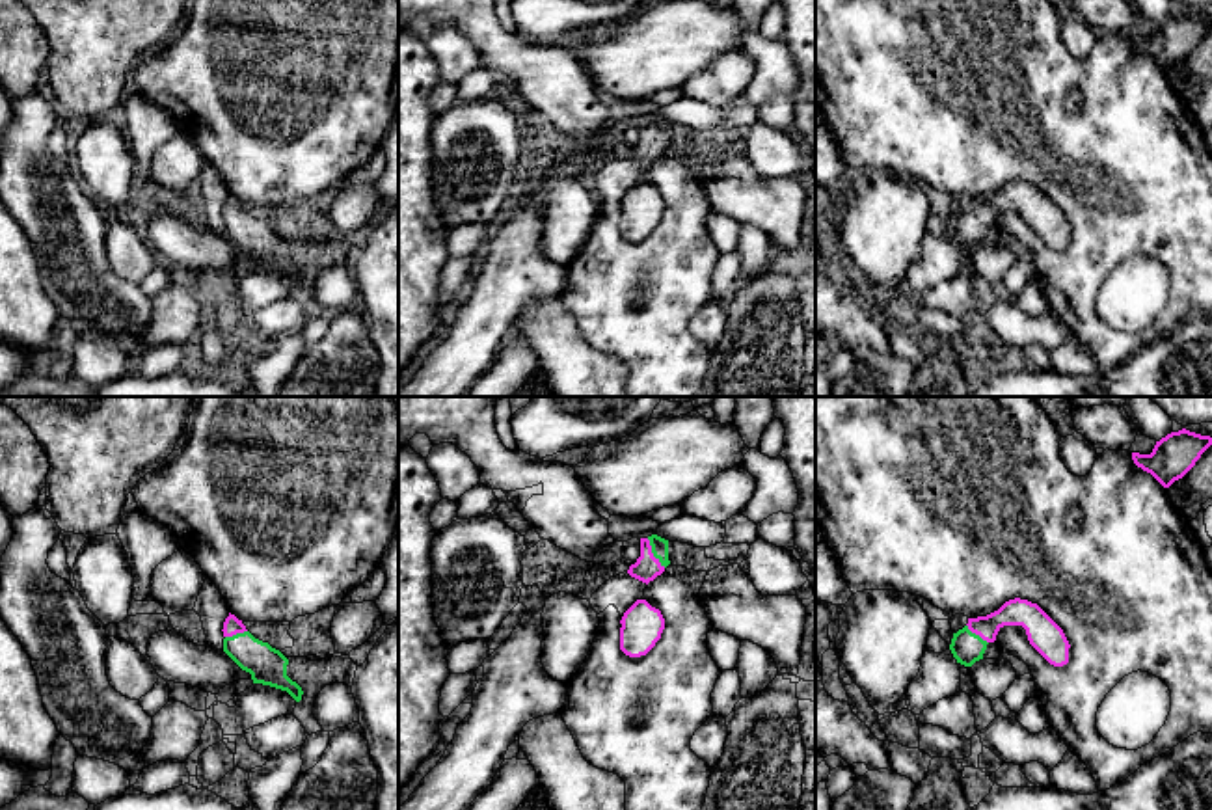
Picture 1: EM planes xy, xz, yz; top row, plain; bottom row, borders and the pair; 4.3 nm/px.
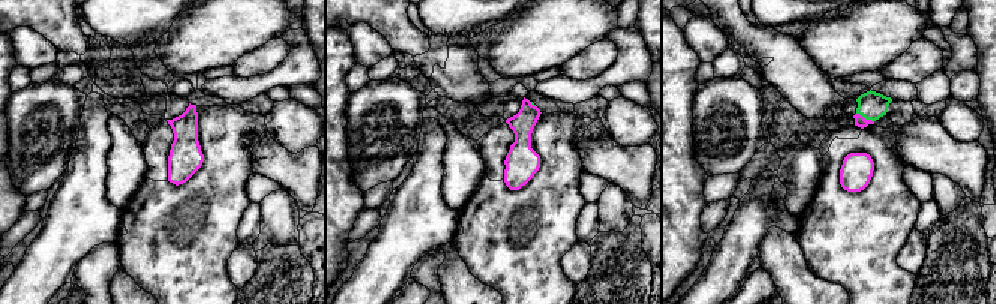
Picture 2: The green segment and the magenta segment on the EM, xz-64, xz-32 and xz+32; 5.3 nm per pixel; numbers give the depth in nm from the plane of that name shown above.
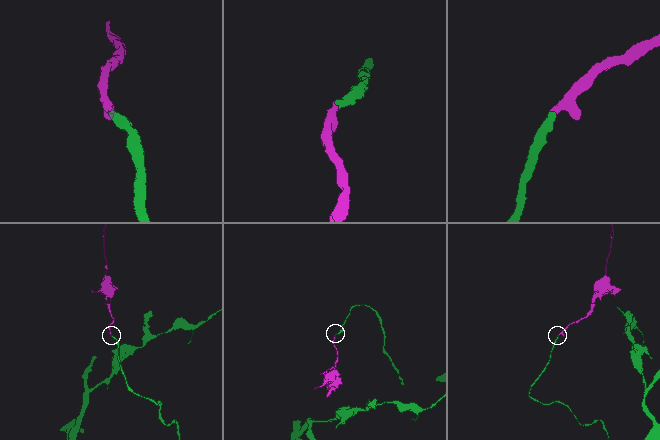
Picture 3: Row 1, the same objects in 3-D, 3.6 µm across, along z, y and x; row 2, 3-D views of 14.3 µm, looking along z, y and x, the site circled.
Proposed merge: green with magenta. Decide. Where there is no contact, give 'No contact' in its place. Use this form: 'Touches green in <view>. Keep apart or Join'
Touches green in xz. Join

